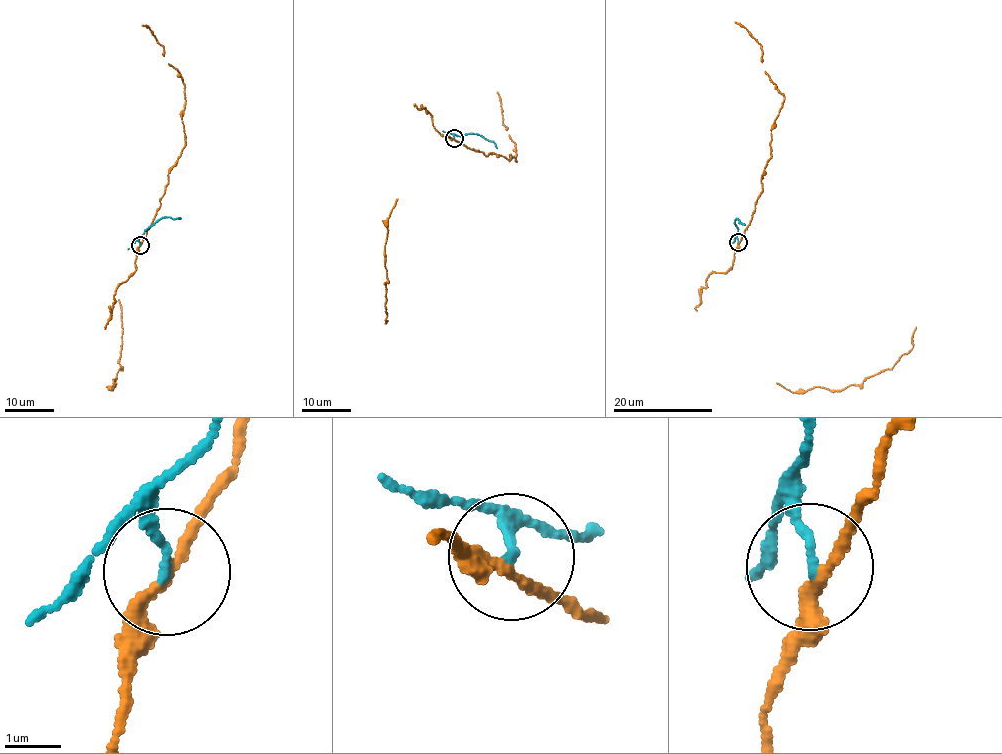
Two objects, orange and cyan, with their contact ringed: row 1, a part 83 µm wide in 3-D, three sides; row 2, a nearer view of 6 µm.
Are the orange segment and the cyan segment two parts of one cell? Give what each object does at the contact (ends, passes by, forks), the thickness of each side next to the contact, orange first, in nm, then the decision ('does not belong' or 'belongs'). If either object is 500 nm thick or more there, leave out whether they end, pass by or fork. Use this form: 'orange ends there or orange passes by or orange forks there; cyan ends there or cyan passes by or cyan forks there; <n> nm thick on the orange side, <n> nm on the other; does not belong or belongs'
orange passes by; cyan ends there; 170 nm thick on the orange side, 150 nm on the other; does not belong

